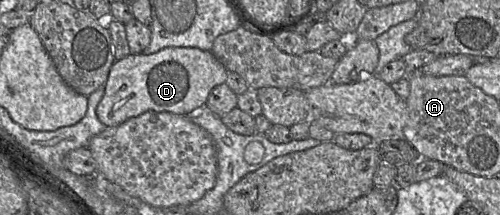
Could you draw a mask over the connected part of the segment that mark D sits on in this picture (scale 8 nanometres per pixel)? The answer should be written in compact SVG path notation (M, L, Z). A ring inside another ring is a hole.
M166 47L150 55L130 54L115 60L105 91L96 107L98 119L107 127L117 126L146 111L188 116L205 107L210 91L226 82L228 70L212 54L193 47Z

